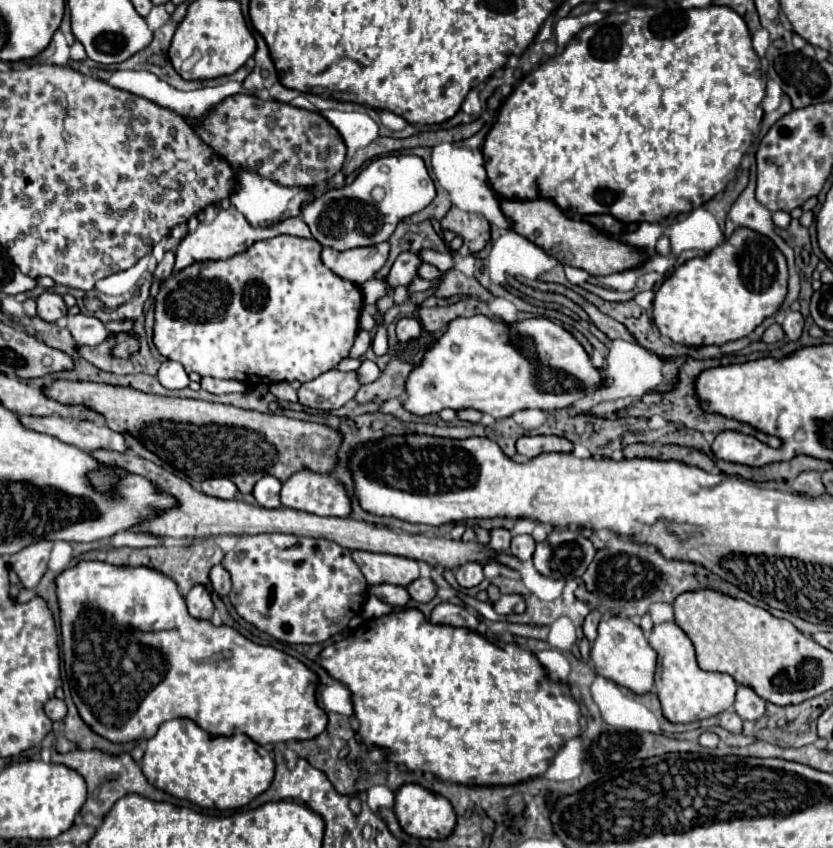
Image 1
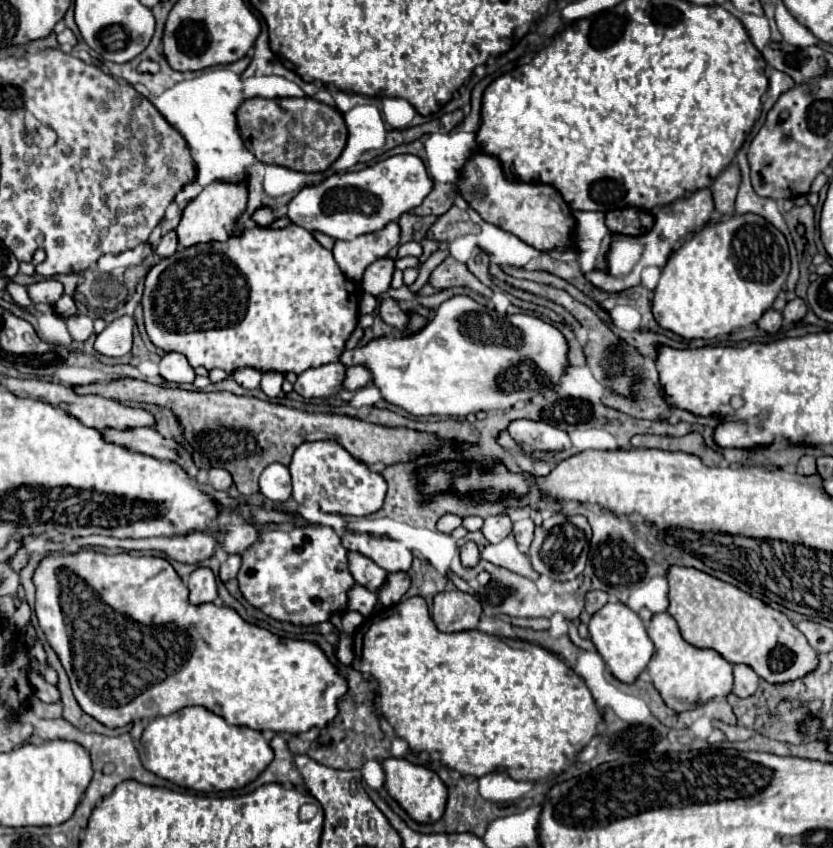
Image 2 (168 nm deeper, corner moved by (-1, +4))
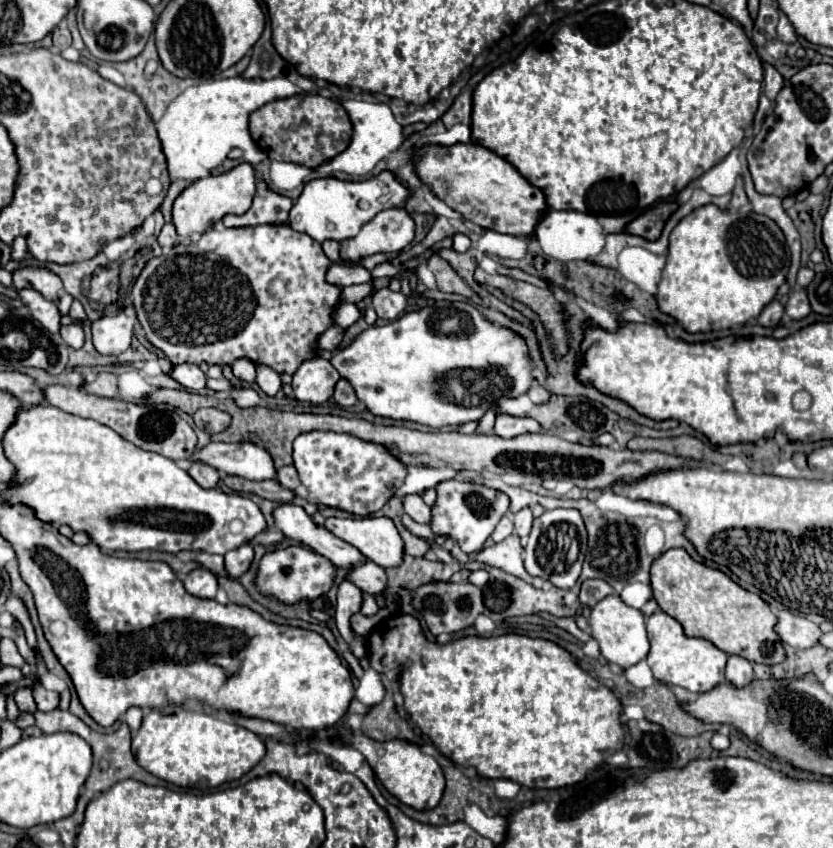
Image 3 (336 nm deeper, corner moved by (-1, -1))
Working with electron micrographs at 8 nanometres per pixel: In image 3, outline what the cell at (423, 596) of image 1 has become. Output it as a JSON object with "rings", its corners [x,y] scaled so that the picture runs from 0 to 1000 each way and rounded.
{"rings":[[[442,662],[439,666],[420,673],[418,683],[427,692],[432,692],[437,699],[447,702],[456,717],[462,716],[462,705],[459,699],[466,695],[466,680],[463,680],[463,673],[456,666]]]}

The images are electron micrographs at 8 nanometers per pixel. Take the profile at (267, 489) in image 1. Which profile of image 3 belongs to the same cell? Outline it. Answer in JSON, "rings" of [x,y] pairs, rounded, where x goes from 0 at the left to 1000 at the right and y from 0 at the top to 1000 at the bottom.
{"rings":[[[348,548],[348,551],[336,551],[334,553],[334,560],[331,560],[331,567],[341,574],[341,577],[355,577],[358,572],[360,572],[360,567],[358,567],[358,558],[355,558],[355,553]]]}

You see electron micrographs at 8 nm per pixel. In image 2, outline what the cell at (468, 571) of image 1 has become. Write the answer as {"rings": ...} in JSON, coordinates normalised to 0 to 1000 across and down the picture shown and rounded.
{"rings":[[[559,639],[559,642],[552,646],[552,656],[555,656],[555,665],[557,665],[557,667],[569,667],[569,665],[576,660],[574,644],[571,644],[569,639]]]}

